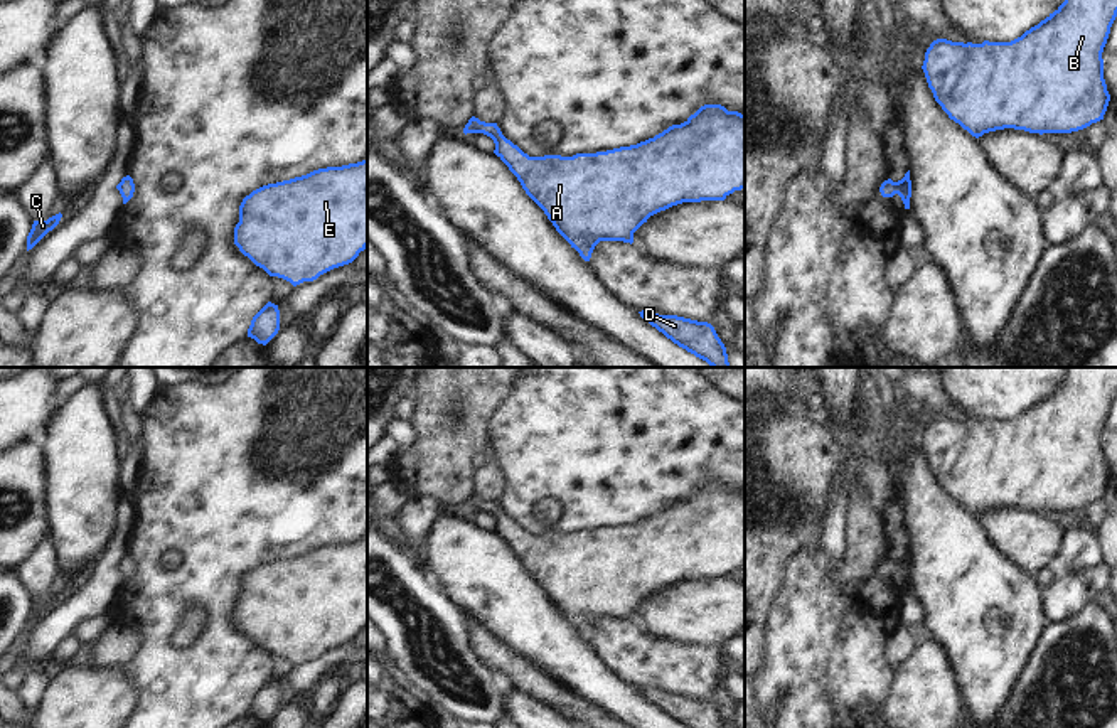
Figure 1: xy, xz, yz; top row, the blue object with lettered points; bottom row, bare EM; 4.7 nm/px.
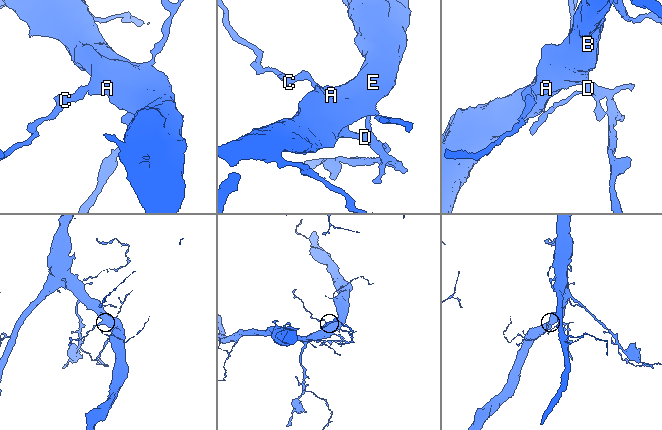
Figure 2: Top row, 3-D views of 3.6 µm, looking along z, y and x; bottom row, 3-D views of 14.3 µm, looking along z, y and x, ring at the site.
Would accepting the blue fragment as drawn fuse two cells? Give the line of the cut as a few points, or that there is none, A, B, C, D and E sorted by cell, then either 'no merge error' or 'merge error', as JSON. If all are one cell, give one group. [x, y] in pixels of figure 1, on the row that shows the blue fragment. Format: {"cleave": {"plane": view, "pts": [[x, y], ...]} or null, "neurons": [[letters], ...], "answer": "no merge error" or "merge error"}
{"cleave": null, "neurons": [["A", "B", "C", "D", "E"]], "answer": "no merge error"}

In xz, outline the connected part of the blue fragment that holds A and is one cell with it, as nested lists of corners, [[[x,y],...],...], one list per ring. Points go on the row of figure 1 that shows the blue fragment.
[[[704,104],[684,123],[637,145],[573,157],[529,157],[502,135],[497,123],[475,116],[463,133],[484,133],[494,140],[494,153],[585,261],[600,241],[632,244],[633,233],[660,211],[682,202],[724,201],[745,189],[745,115],[721,104]]]

